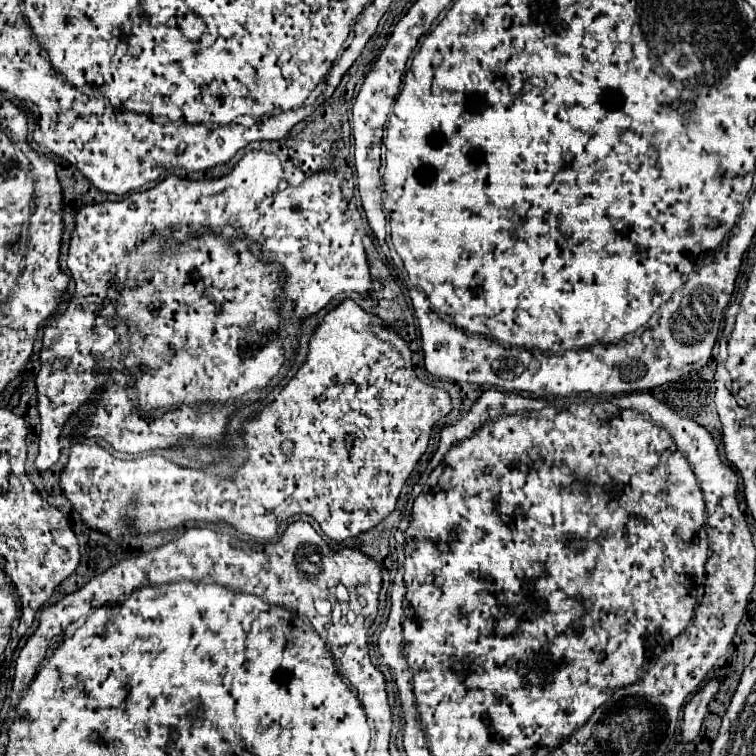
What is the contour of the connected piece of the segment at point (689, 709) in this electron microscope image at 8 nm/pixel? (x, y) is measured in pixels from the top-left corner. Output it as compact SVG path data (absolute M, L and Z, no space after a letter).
M711 678L705 686L701 686L697 690L697 694L685 706L685 710L683 710L683 744L691 744L699 736L703 716L707 714L707 704L717 694L719 684L721 684L719 678Z

